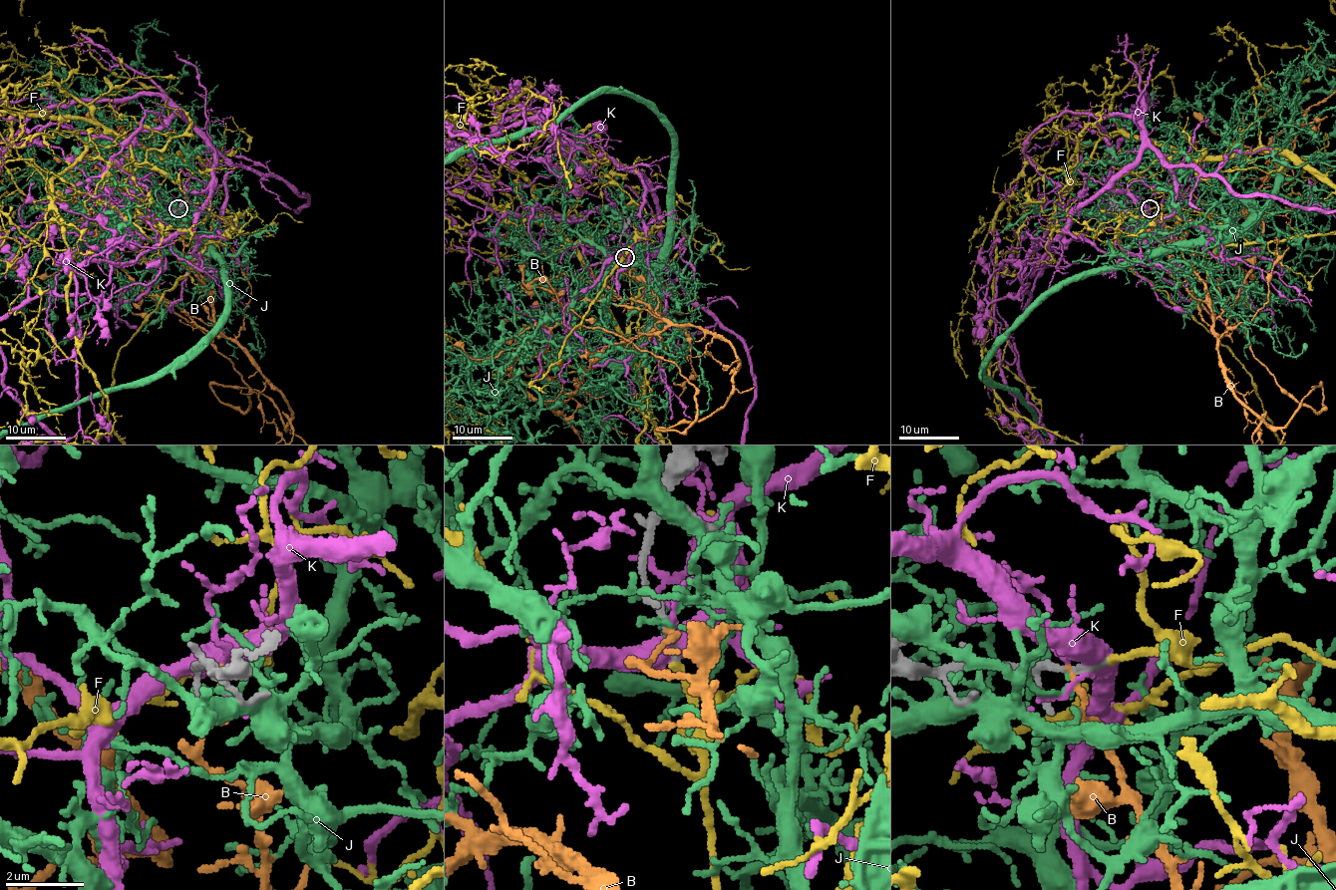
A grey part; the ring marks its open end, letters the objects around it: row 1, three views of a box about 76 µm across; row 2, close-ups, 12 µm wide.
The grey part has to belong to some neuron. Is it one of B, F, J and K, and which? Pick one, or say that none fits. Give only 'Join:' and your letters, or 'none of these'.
Join: F

